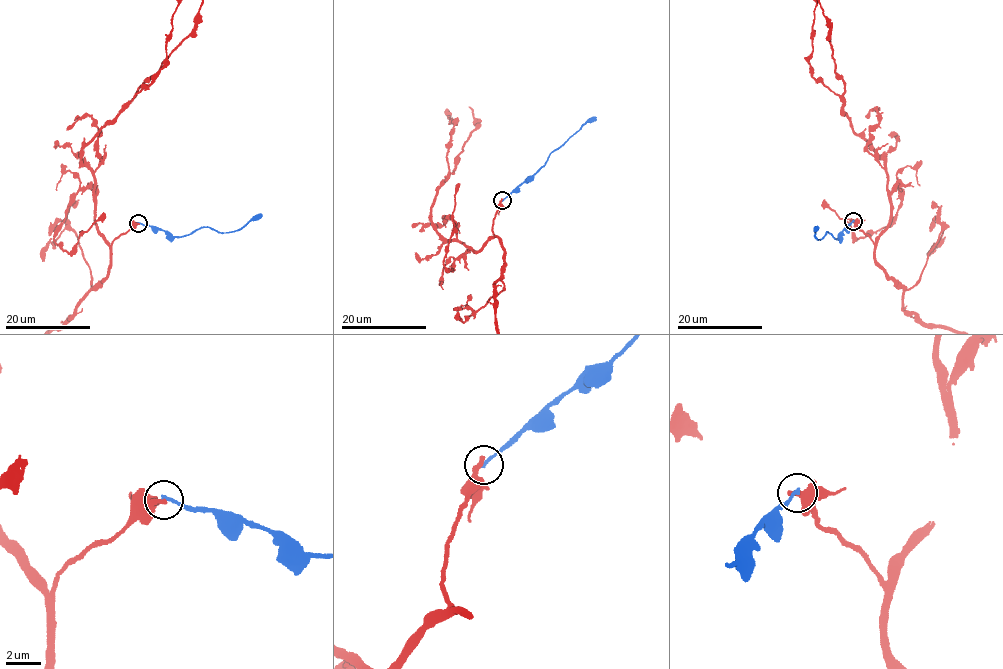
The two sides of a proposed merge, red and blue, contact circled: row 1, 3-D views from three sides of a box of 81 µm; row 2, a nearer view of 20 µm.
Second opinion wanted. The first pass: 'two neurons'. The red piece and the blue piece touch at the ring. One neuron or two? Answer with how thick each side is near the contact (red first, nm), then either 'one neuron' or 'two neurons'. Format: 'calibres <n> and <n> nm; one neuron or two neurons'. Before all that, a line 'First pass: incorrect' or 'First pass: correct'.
First pass: correct
calibres 360 and 190 nm; two neurons

